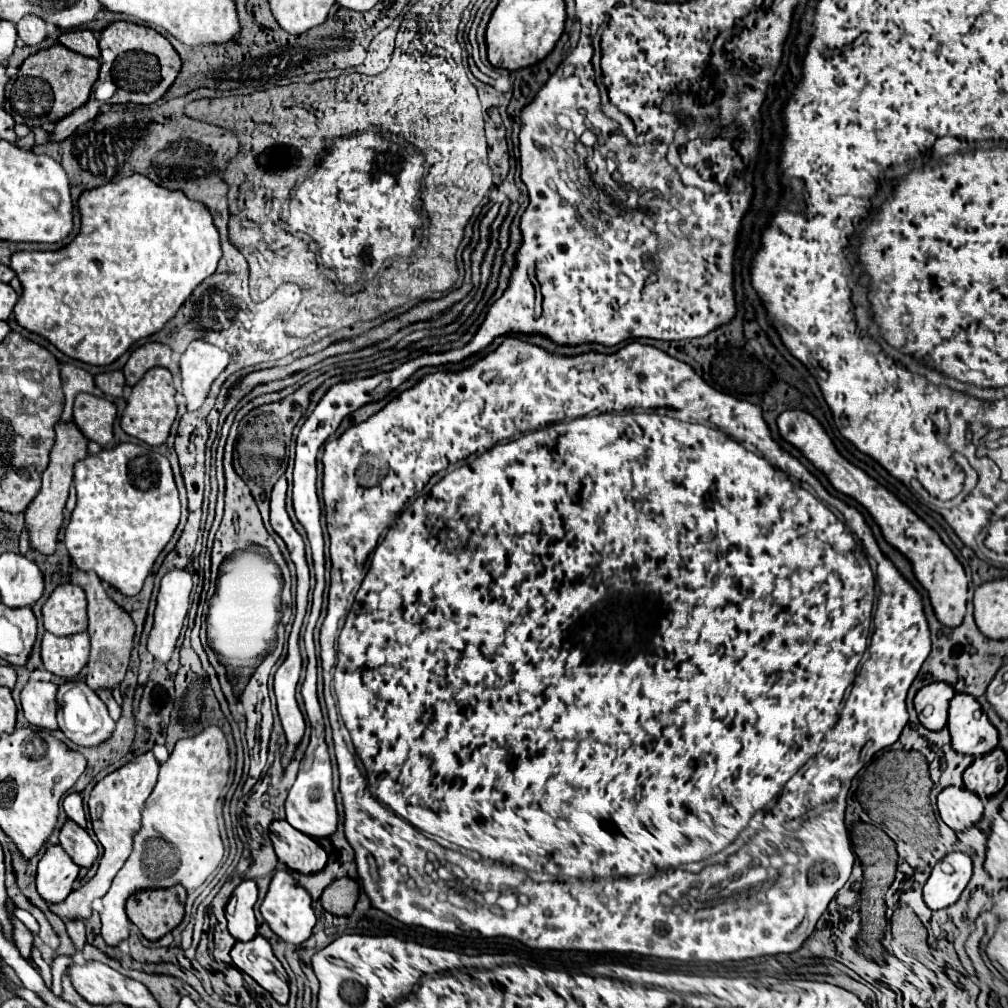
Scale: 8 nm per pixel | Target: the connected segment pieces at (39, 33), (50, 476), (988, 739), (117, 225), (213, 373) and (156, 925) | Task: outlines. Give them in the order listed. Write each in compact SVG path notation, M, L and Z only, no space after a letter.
M26 15L22 17L22 21L16 23L18 29L18 37L26 43L26 45L38 45L48 37L48 25L34 15Z
M66 421L66 423L56 423L56 443L52 447L50 453L50 463L46 467L46 471L42 473L42 489L36 495L36 499L30 503L30 507L26 509L26 527L30 531L30 545L42 553L54 553L54 545L56 545L56 535L62 527L62 519L64 519L64 505L68 499L68 489L72 485L72 477L74 477L74 465L78 459L84 459L88 455L88 439L84 437L84 433L78 429L78 425L74 421Z
M956 693L950 701L948 713L948 729L956 751L984 755L998 745L998 729L990 723L982 705L972 695Z
M136 173L118 183L108 183L104 187L82 191L82 195L78 199L78 209L80 209L80 231L68 243L68 247L62 247L58 251L16 251L16 253L12 253L10 267L16 271L16 275L22 283L22 289L24 289L22 297L18 299L18 303L14 307L14 315L16 315L16 321L24 329L46 337L52 345L56 345L68 357L90 363L90 365L108 365L108 363L116 361L120 355L124 355L128 351L128 347L134 345L136 341L158 333L178 313L178 309L192 295L192 291L206 277L210 277L216 271L216 267L222 259L222 245L220 245L218 229L214 227L210 209L204 203L196 203L196 201L188 199L186 195L182 195L182 191L170 191L166 187L158 187L152 179L146 179L146 175Z
M196 339L188 345L180 357L182 389L188 411L196 411L204 403L212 381L226 369L228 361L230 355L212 343Z
M178 883L168 889L140 889L126 901L128 919L150 941L170 933L184 917L186 889Z

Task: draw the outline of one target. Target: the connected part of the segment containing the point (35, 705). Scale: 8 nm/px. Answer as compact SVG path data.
M28 681L22 689L22 709L28 723L42 729L58 729L58 685L50 681Z

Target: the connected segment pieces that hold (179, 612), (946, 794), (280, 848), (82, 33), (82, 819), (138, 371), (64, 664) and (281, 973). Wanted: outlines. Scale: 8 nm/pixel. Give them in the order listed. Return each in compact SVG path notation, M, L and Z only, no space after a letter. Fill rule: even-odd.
M176 569L176 571L170 571L162 577L160 591L158 591L158 605L154 611L154 627L148 637L148 651L154 655L154 659L158 663L168 663L174 649L176 649L176 641L180 637L184 617L190 607L190 591L192 591L192 575L188 571Z
M946 787L938 795L938 811L942 821L954 831L964 831L970 825L976 825L982 817L984 805L978 795L966 787Z
M286 821L270 825L270 841L274 843L278 861L298 873L316 873L326 865L326 851L306 833L290 827Z
M88 29L66 31L66 33L62 33L62 35L58 37L58 41L60 41L64 47L68 47L68 49L72 49L72 51L76 51L76 53L82 53L82 55L86 55L86 57L94 57L94 59L100 57L98 39L96 39L94 33L88 31Z
M70 793L66 799L64 799L64 811L66 815L76 821L78 825L86 827L86 813L84 813L84 805L82 805L82 795L80 793Z
M146 343L142 347L138 347L128 363L124 365L124 377L128 385L136 385L144 373L152 367L168 367L174 375L174 379L178 381L178 365L172 361L172 349L168 345L162 343Z
M44 633L42 637L42 663L44 667L64 679L74 679L88 661L90 639L88 633L74 633L68 637L56 637L52 633Z
M256 935L252 941L242 943L238 941L232 947L232 961L234 965L248 973L260 987L264 987L278 1003L288 1003L288 975L282 963L276 959L270 943Z

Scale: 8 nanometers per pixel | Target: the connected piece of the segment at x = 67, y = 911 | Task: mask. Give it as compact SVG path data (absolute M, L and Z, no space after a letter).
M148 751L148 753L142 753L136 759L128 761L120 769L108 773L92 789L88 809L90 809L90 817L92 817L92 829L94 829L98 841L104 847L104 855L102 855L102 859L98 863L96 875L88 883L84 883L76 891L72 891L62 903L50 905L50 909L54 913L58 913L62 919L66 919L66 917L86 919L86 917L90 917L92 901L96 897L106 895L106 891L110 889L110 883L112 883L114 875L122 869L124 861L128 859L128 855L132 851L132 837L138 831L138 827L142 825L142 821L140 821L142 807L144 807L146 799L150 797L150 793L152 793L152 789L154 789L154 785L158 781L158 771L160 771L160 763L156 761L154 753Z

